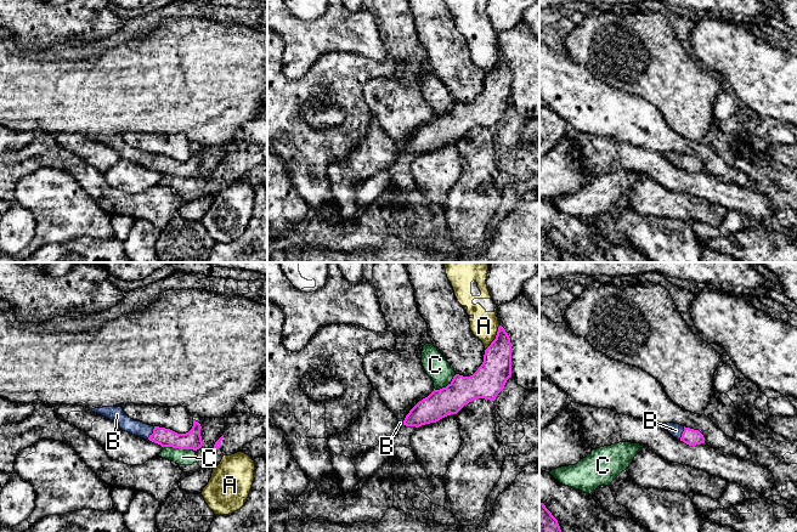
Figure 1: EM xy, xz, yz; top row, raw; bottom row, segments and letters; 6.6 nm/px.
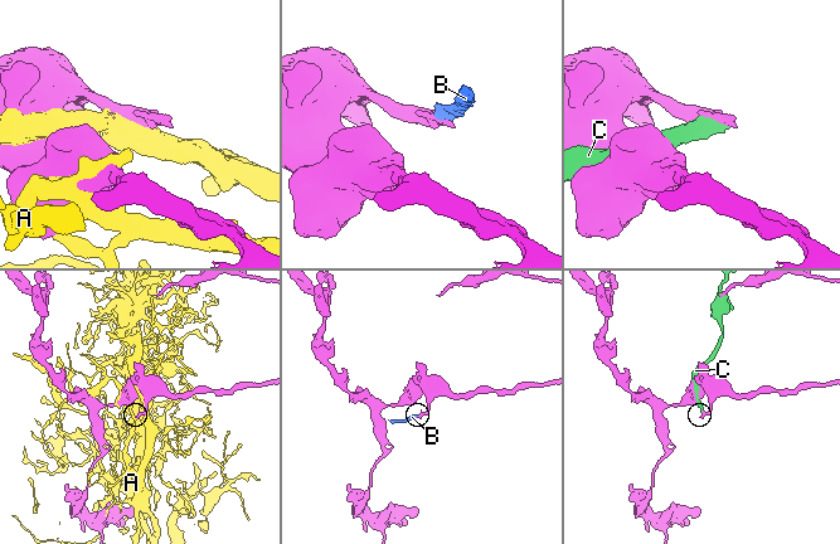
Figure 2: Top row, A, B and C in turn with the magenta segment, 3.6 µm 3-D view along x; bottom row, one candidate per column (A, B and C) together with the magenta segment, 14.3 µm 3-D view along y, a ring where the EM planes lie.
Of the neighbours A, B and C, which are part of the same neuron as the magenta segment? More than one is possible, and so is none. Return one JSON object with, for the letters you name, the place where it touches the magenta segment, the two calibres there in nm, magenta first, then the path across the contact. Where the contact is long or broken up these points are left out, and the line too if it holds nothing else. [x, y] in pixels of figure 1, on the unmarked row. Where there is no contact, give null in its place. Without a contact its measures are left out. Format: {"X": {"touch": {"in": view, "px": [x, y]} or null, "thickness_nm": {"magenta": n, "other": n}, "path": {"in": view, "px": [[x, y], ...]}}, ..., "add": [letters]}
{"B": {"touch": {"in": "xy", "px": [153, 160]}, "thickness_nm": {"magenta": 120, "other": 100}, "path": {"in": "xy", "px": [[165, 165], [153, 160], [136, 156]]}}, "add": ["B"]}

